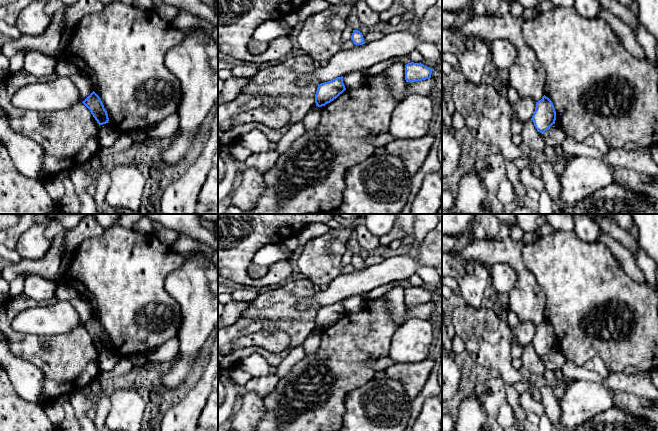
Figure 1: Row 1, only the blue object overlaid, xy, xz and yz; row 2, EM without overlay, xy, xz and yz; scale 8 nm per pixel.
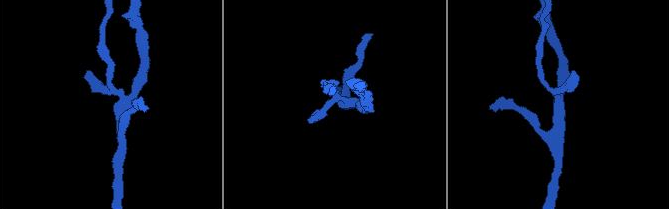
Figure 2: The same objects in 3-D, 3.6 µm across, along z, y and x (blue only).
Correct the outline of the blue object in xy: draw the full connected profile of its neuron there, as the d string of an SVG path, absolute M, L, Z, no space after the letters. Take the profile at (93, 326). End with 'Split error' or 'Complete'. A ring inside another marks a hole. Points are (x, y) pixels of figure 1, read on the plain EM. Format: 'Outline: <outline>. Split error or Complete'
Outline: M94 315L82 327L90 334L99 350L108 347L107 335L100 321Z. Complete

